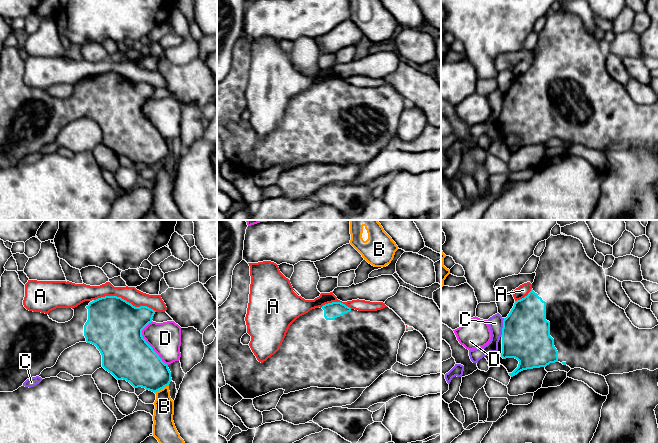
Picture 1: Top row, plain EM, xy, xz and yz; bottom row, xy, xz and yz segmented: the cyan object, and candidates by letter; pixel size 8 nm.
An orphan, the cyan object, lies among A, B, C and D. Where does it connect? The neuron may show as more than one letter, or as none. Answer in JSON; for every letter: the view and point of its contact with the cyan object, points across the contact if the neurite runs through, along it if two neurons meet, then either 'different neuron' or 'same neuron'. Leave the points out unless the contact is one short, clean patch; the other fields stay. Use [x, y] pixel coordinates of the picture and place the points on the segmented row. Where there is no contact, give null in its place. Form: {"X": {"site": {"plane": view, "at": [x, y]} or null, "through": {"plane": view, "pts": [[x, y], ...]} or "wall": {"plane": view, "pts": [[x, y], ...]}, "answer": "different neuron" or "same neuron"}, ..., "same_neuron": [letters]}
{"A": {"site": {"plane": "xy", "at": [125, 300]}, "answer": "different neuron"}, "B": {"site": {"plane": "xy", "at": [161, 388]}, "wall": {"plane": "xy", "pts": [[168, 385], [154, 392]]}, "answer": "different neuron"}, "C": {"site": {"plane": "yz", "at": [503, 327]}, "answer": "different neuron"}, "D": {"site": {"plane": "xy", "at": [147, 343]}, "answer": "different neuron"}, "same_neuron": []}

